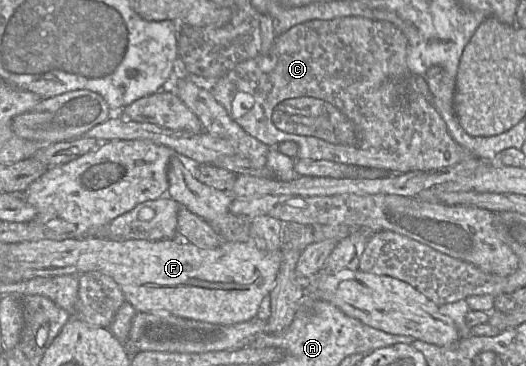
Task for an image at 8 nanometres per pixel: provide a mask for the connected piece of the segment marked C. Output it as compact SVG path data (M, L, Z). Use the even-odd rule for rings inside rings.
M349 16L332 20L312 20L297 26L280 36L276 36L271 50L254 59L236 65L223 77L210 83L209 90L231 117L248 134L260 140L269 147L279 145L284 141L293 141L298 145L296 159L329 160L338 163L354 165L356 167L383 166L392 170L432 170L455 165L467 161L474 155L459 145L450 135L447 126L432 103L424 76L413 74L407 65L408 41L403 32L395 25L364 17Z

